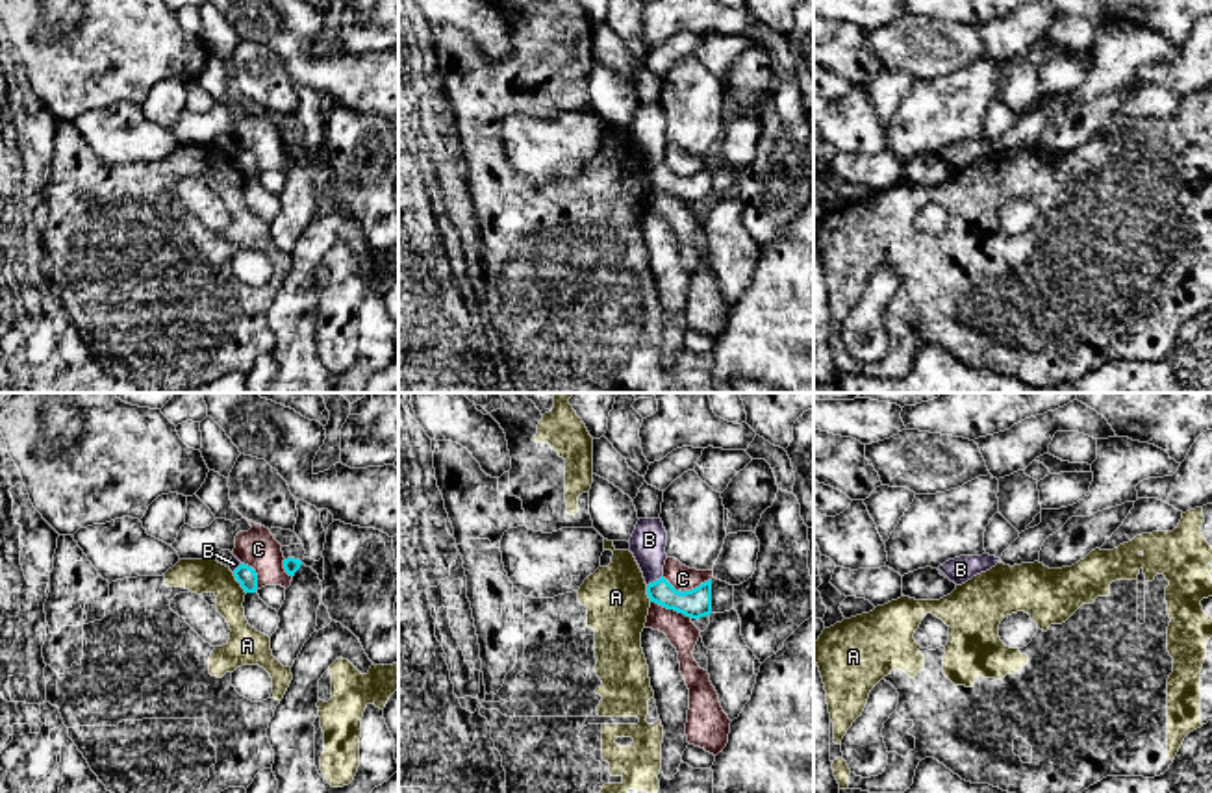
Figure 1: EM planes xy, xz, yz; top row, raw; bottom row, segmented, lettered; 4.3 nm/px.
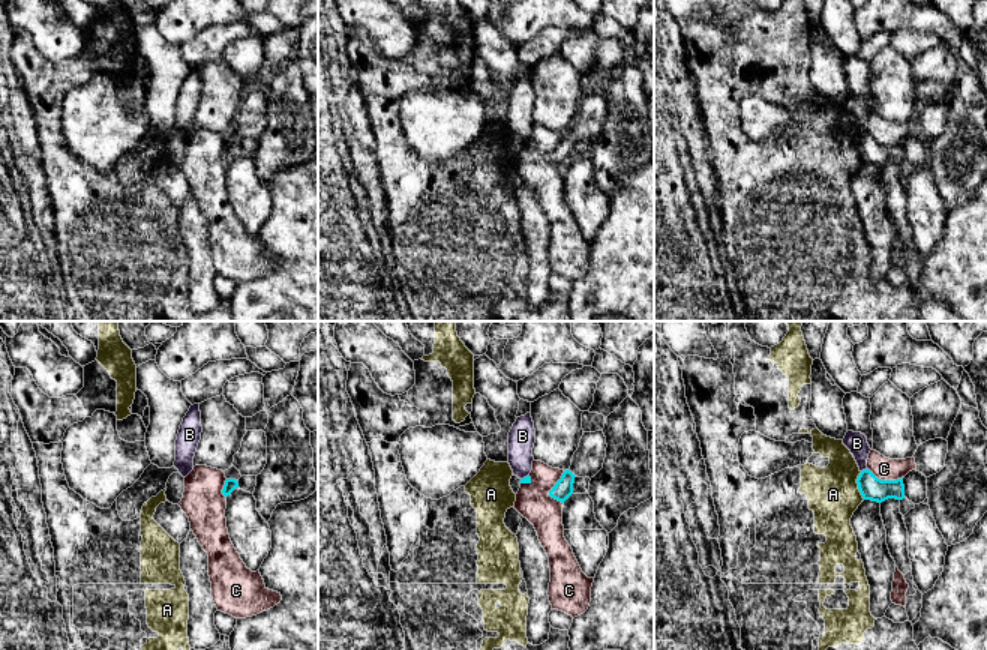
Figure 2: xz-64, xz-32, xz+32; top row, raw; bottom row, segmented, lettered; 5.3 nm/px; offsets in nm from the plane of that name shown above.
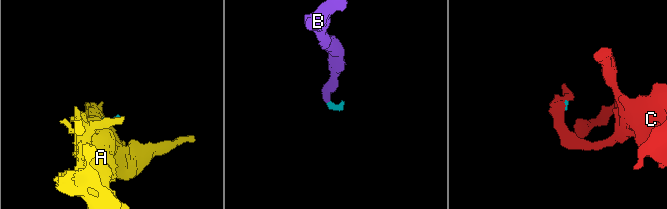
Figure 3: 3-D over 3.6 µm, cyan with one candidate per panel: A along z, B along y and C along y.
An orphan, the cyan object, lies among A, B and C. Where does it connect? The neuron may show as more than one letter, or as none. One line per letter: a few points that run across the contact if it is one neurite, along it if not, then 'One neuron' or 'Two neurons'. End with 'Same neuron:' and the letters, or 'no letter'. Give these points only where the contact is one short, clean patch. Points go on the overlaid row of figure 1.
A: Line: xy (232, 573), (245, 593). Two neurons
B: Line: xz (697, 603), (675, 601), (656, 580), (651, 566), (649, 540). One neuron
C: Line: xz (662, 577), (682, 591), (710, 580). Two neurons
Same neuron: B

